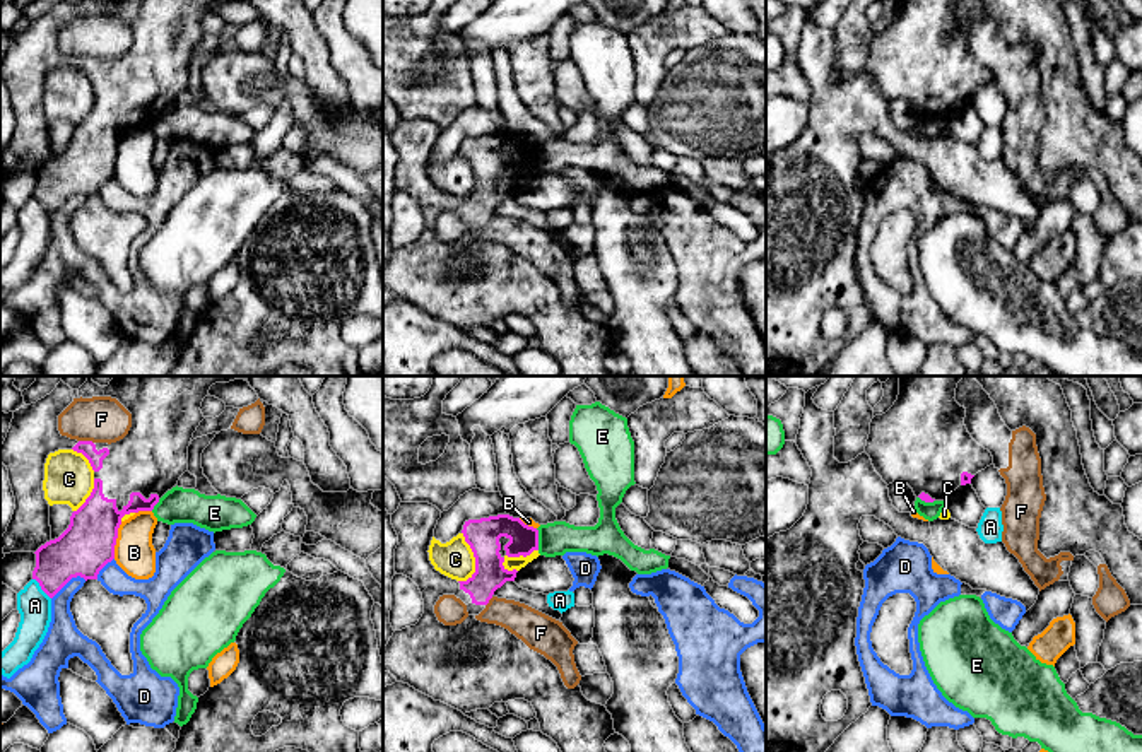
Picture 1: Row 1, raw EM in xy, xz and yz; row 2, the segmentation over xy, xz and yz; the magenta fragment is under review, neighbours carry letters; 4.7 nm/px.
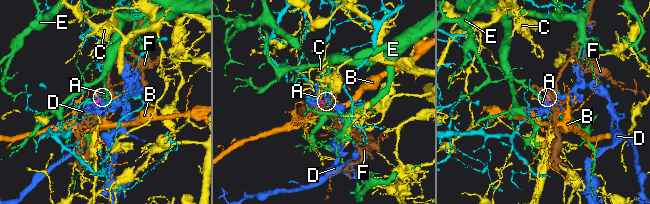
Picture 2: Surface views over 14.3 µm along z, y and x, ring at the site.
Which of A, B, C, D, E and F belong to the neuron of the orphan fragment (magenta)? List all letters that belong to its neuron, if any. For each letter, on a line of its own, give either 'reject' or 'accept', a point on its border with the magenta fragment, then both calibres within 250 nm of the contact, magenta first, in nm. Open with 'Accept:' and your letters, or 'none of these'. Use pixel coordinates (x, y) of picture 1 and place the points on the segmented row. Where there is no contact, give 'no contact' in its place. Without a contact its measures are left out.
Accept: none of these
A: reject | xy (41, 588) | 240/160 nm
B: reject | xy (115, 540) | 240/190 nm
C: reject | xz (476, 559) | 160/180 nm
D: reject | xy (69, 580) | 240/140 nm
E: reject | xz (537, 539) | 150/160 nm
F: reject | xy (86, 441) | 80/220 nm

